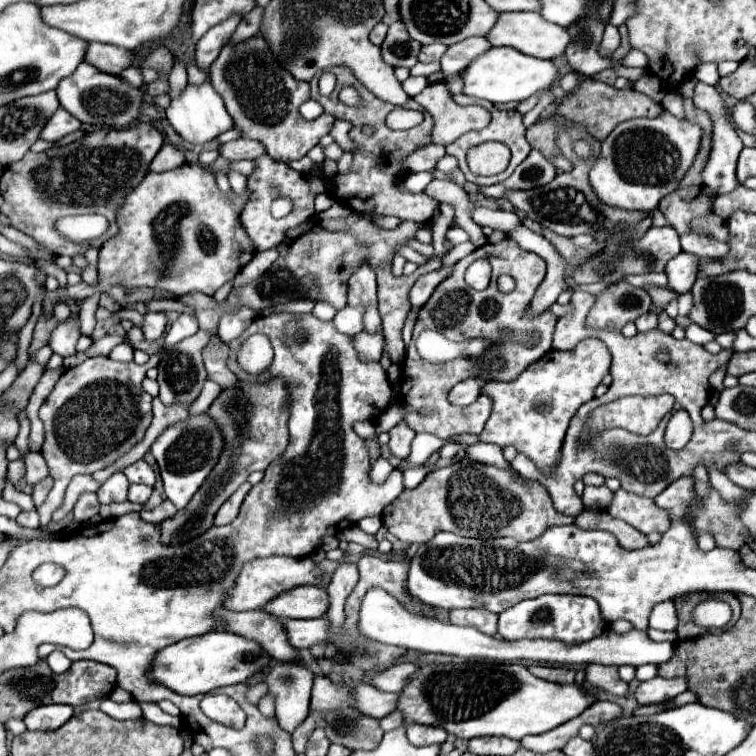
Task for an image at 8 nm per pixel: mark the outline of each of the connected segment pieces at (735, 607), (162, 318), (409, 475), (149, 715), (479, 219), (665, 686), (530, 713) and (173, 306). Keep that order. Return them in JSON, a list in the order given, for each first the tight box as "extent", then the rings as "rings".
[{"extent":[716,593,740,630],"rings":[[[722,593],[722,595],[716,595],[716,597],[720,597],[722,601],[726,601],[732,607],[732,619],[728,621],[723,630],[729,629],[738,621],[738,617],[740,617],[740,603],[738,603],[738,599],[732,593]]]},{"extent":[144,313,166,341],"rings":[[[146,313],[144,315],[144,339],[146,341],[158,341],[164,335],[166,329],[166,315],[164,313]]]},{"extent":[402,451,439,487],"rings":[[[439,451],[434,453],[430,459],[428,459],[428,463],[424,463],[424,465],[420,465],[418,469],[404,469],[402,471],[402,475],[404,475],[404,485],[406,487],[416,487],[416,485],[420,485],[422,483],[422,479],[428,475],[428,471],[432,469],[432,463],[434,461],[438,461],[439,459]]]},{"extent":[140,703,182,727],"rings":[[[140,703],[142,711],[144,711],[144,719],[156,723],[156,725],[172,725],[172,727],[180,727],[182,719],[180,717],[172,717],[168,713],[164,713],[156,703]]]},{"extent":[472,205,520,233],"rings":[[[476,205],[472,211],[472,221],[478,223],[480,227],[490,227],[490,229],[500,229],[504,233],[508,233],[512,227],[516,227],[520,223],[516,213],[508,213],[502,209],[490,209],[490,207],[480,207]]]},{"extent":[634,677,686,705],"rings":[[[654,677],[646,683],[640,683],[634,695],[640,705],[650,705],[650,703],[662,703],[666,699],[672,699],[684,691],[686,691],[686,679]]]},{"extent":[396,663,594,741],"rings":[[[424,663],[418,667],[414,677],[404,685],[396,711],[402,713],[404,723],[432,725],[446,729],[448,735],[456,739],[474,739],[482,735],[496,735],[520,741],[526,735],[546,733],[574,717],[578,717],[594,699],[578,685],[554,685],[534,677],[524,665],[506,665],[506,663]]]},{"extent":[147,299,194,315],"rings":[[[153,299],[155,301],[149,301],[147,303],[148,312],[165,312],[165,311],[176,311],[178,313],[190,313],[194,315],[194,310],[177,300],[171,299]]]}]

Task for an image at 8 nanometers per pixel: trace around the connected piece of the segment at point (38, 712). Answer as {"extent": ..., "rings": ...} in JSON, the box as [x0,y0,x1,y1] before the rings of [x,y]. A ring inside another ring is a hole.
{"extent":[24,705,72,731],"rings":[[[40,705],[38,709],[32,709],[24,723],[28,731],[52,731],[64,725],[72,717],[70,705]]]}

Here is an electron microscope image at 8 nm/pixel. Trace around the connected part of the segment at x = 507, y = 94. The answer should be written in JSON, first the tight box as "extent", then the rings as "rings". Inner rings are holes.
{"extent":[462,47,558,103],"rings":[[[492,47],[478,55],[464,71],[462,71],[462,93],[470,97],[480,97],[490,103],[508,103],[508,101],[524,101],[540,89],[548,89],[556,79],[558,71],[552,61],[536,59],[524,55],[512,47]]]}

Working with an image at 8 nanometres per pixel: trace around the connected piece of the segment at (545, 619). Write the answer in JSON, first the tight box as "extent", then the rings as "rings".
{"extent":[498,595,608,643],"rings":[[[542,595],[536,599],[522,601],[500,615],[498,633],[508,639],[560,639],[566,643],[582,643],[600,635],[608,625],[602,623],[600,609],[594,599],[582,595]]]}

